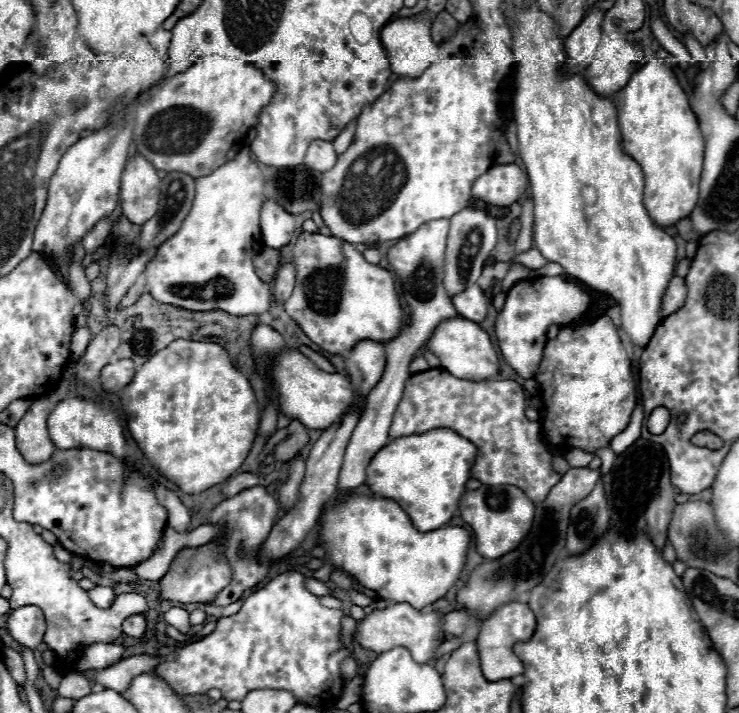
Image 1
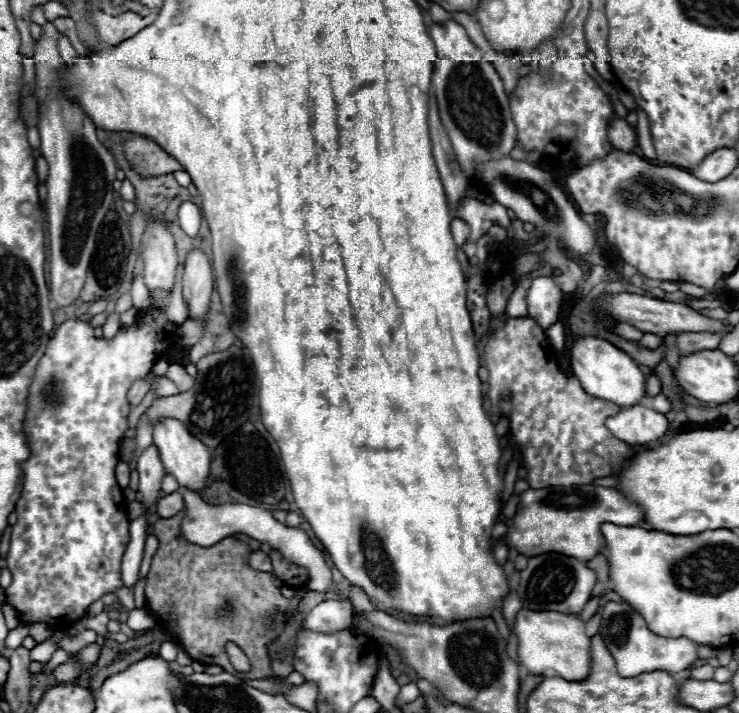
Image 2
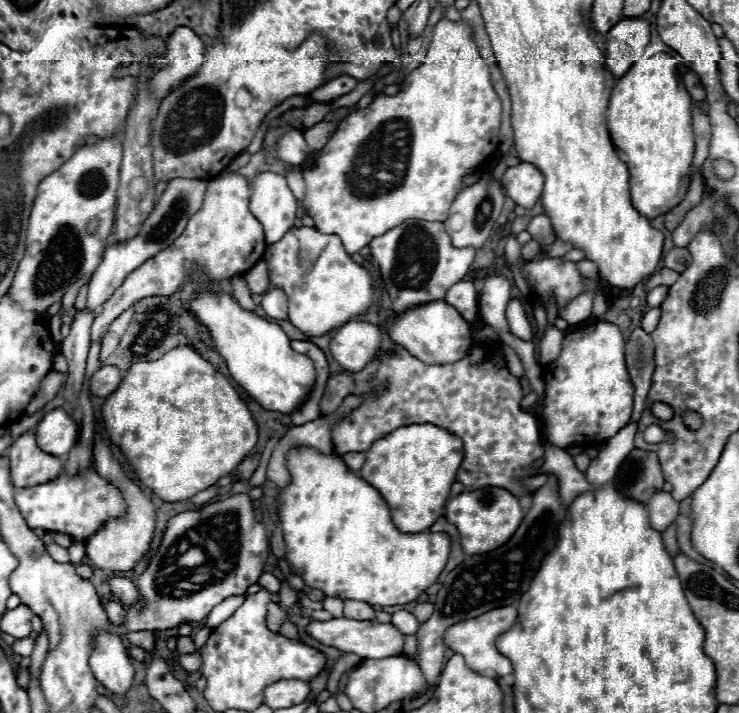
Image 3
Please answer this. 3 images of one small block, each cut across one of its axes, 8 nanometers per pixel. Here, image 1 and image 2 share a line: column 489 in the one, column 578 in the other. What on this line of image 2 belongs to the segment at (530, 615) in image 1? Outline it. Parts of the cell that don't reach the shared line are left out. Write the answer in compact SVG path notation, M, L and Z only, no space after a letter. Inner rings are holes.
M520 610L514 620L514 634L518 638L518 660L530 674L554 670L564 680L584 680L590 672L590 638L584 632L586 622L580 616L566 616L560 612L532 612Z

